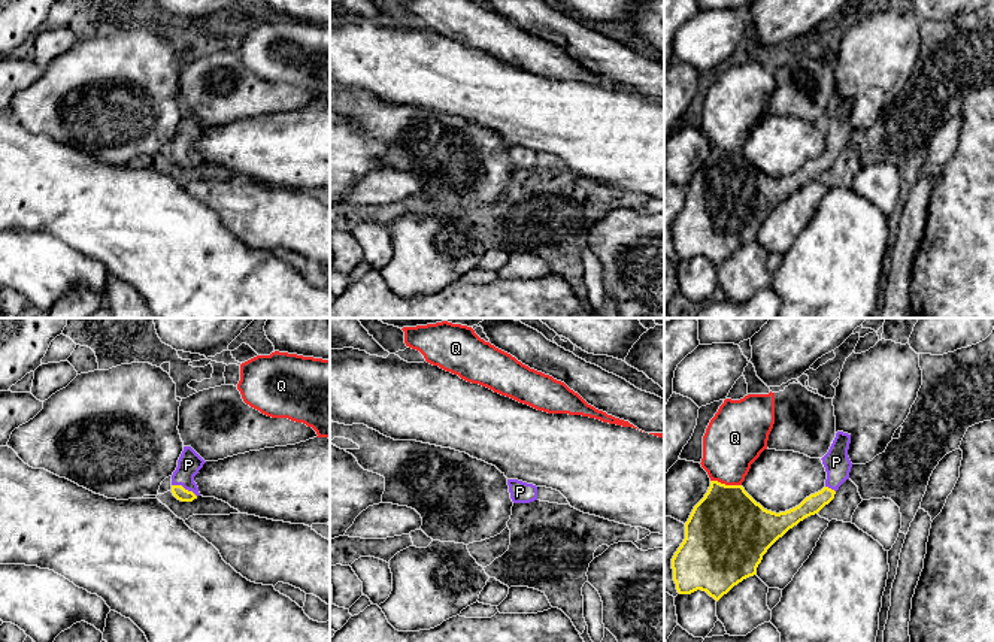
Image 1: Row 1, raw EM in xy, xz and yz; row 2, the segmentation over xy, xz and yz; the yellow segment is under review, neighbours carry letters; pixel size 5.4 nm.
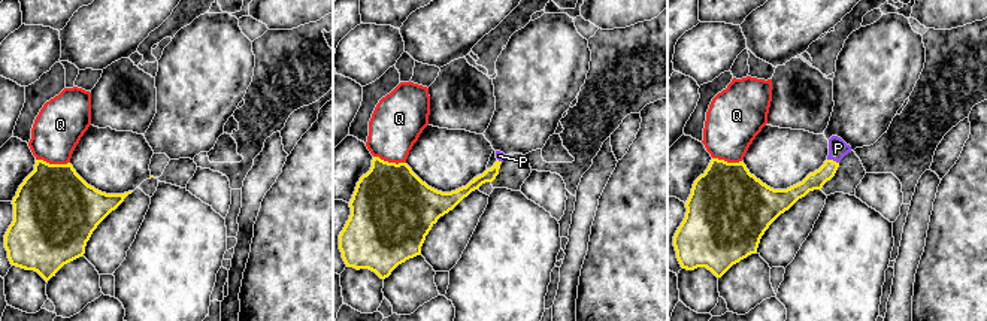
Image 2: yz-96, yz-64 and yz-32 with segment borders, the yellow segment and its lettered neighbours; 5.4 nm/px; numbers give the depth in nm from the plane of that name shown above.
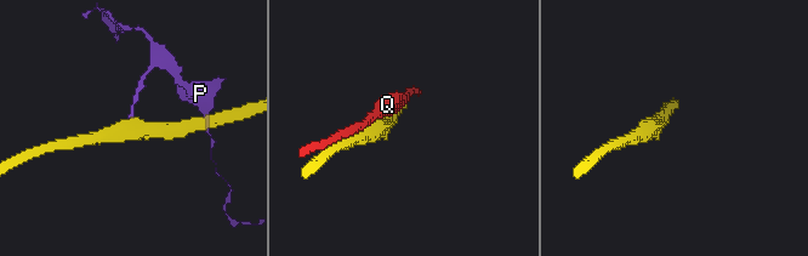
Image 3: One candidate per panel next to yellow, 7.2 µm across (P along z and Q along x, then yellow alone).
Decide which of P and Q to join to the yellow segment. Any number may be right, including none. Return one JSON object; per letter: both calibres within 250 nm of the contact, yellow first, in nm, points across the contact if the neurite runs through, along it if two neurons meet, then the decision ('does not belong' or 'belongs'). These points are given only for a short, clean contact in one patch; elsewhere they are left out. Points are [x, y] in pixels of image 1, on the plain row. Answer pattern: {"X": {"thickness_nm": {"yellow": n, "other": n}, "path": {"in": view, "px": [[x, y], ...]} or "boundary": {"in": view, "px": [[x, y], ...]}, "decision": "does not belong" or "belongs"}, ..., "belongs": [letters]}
{"P": {"thickness_nm": {"yellow": 70, "other": 130}, "path": {"in": "xy", "px": [[182, 160], [182, 153], [182, 142], [188, 130]]}, "decision": "belongs"}, "Q": {"thickness_nm": {"yellow": 440, "other": 320}, "decision": "does not belong"}, "belongs": ["P"]}

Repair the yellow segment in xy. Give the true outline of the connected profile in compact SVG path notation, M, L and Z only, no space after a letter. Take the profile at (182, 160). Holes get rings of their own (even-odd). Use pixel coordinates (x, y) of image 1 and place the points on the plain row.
M184 112L178 133L172 140L172 158L181 167L193 167L200 161L194 142L206 127L191 113Z

